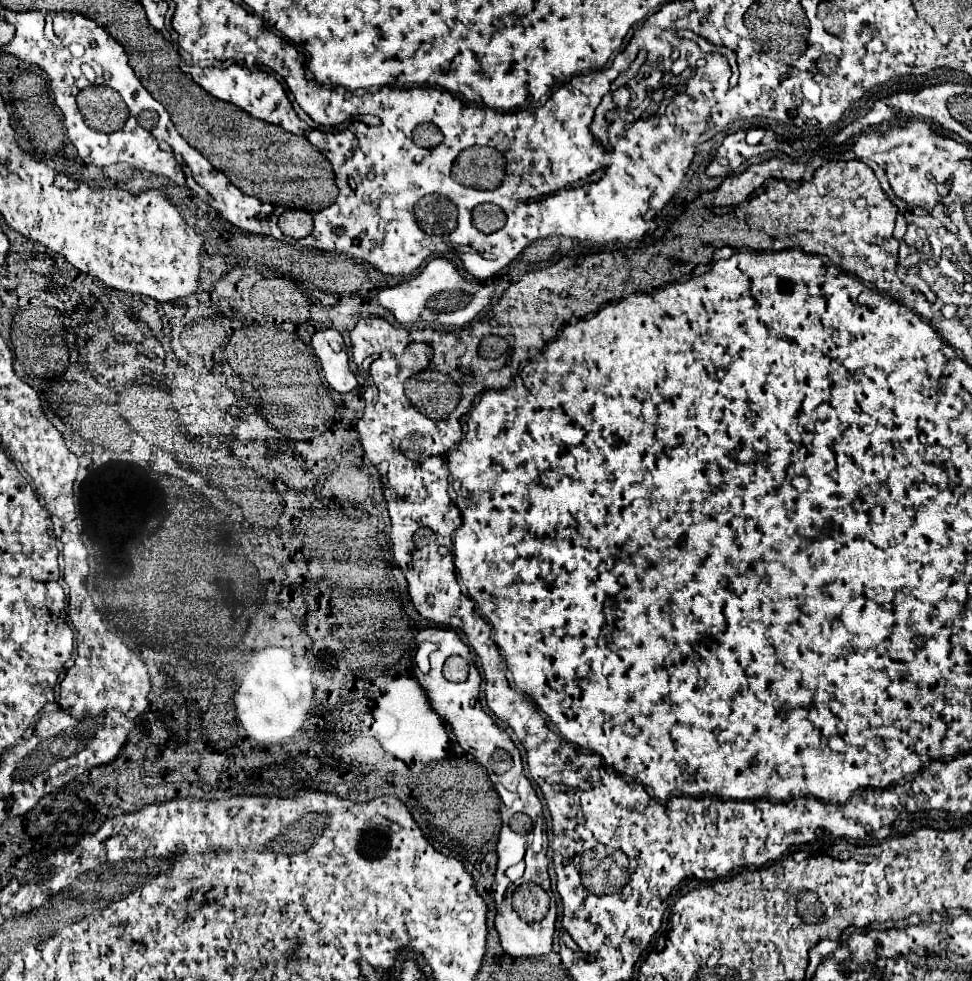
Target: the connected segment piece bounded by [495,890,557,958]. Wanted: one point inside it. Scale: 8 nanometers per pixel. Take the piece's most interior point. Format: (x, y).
(518, 938)

